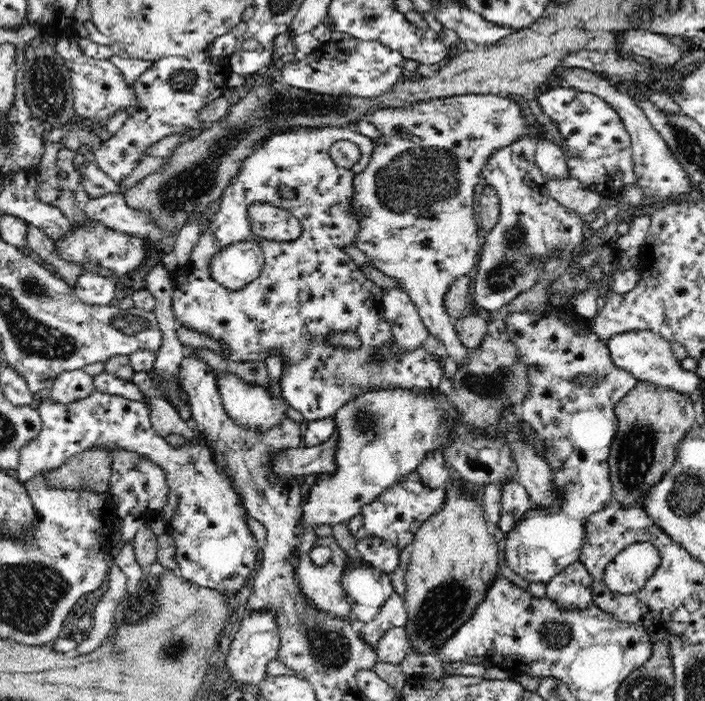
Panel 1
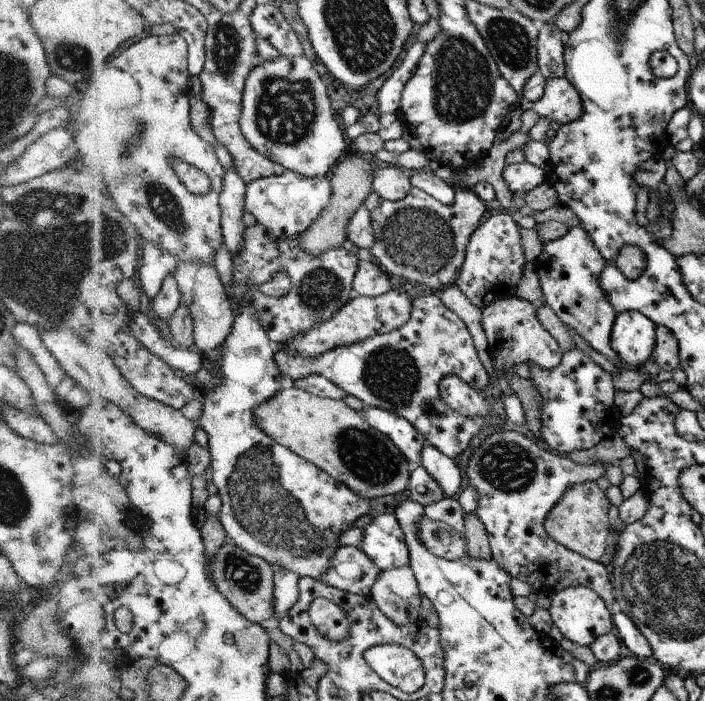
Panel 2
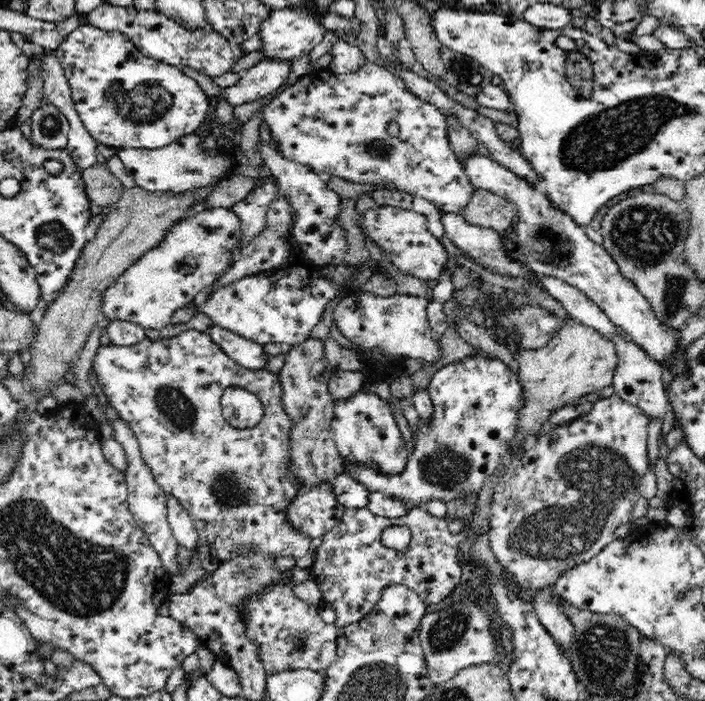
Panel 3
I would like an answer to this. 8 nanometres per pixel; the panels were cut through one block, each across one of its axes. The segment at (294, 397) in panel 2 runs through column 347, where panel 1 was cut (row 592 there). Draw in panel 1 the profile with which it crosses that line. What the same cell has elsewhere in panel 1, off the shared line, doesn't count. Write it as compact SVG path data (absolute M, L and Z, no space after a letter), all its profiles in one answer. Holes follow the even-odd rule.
M449 480L444 508L436 515L426 519L414 533L411 545L412 553L405 573L404 606L408 612L405 632L408 635L410 650L418 654L435 654L444 642L474 615L476 607L484 600L488 586L496 576L498 565L496 553L498 547L490 523L484 517L481 502L481 487L475 493L462 488L464 480Z

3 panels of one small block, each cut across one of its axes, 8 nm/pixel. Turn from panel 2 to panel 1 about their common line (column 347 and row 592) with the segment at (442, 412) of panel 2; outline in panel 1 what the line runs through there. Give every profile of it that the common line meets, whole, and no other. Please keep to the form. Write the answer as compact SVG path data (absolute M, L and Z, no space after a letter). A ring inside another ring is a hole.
M351 563L351 569L343 575L341 582L354 619L364 623L372 622L395 592L388 573L372 566L356 567Z

